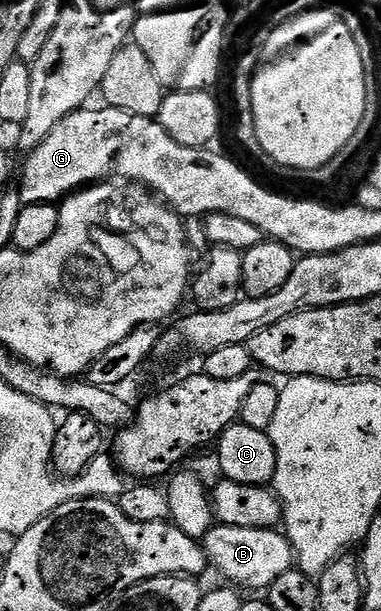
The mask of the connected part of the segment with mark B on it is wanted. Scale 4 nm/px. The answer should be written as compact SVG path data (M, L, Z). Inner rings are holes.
M212 526L201 540L208 564L224 575L228 584L236 588L248 587L251 591L266 592L281 577L281 573L296 566L295 554L282 530L241 529L240 527Z

